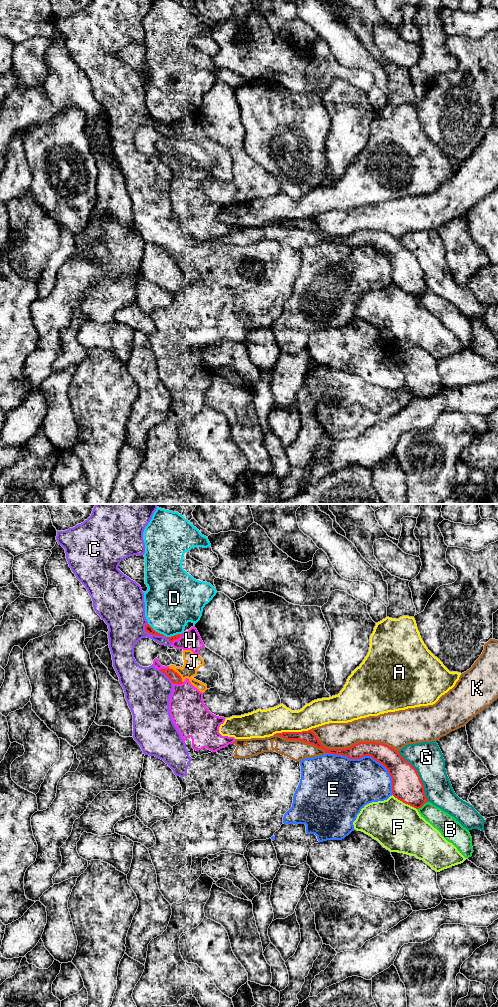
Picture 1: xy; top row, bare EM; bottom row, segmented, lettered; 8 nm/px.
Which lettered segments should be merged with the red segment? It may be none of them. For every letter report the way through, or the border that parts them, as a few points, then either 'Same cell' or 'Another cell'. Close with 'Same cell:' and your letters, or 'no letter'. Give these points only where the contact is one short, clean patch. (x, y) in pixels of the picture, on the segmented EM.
A: Another cell
B: Another cell
C: Another cell
D: Another cell
E: Another cell
F: Another cell
G: Another cell
H: Another cell
J: Another cell
K: Another cell
Same cell: no letter

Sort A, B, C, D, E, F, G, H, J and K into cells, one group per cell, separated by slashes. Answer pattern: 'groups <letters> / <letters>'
groups A / B / C / D / E / F / G / H J / K

